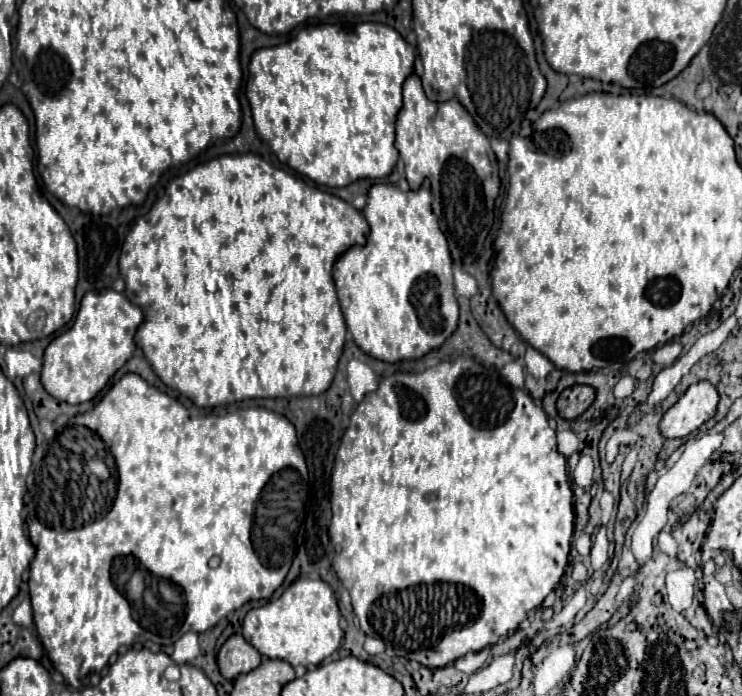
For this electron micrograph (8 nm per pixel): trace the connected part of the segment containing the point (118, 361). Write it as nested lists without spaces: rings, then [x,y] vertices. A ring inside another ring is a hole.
[[[88,292],[80,302],[74,326],[54,338],[44,352],[42,384],[46,392],[56,400],[68,404],[90,402],[102,392],[108,380],[132,358],[136,350],[136,328],[140,328],[142,322],[142,310],[130,304],[130,300],[120,292]]]

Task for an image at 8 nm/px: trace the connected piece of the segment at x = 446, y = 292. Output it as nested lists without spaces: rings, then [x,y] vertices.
[[[376,184],[368,194],[368,202],[372,204],[366,204],[364,208],[364,216],[370,224],[366,246],[354,246],[344,252],[334,264],[332,272],[346,326],[360,350],[376,360],[396,364],[402,360],[422,358],[440,348],[458,326],[458,302],[452,286],[452,260],[448,242],[438,226],[436,216],[432,214],[432,196],[426,186],[422,186],[418,192],[402,194],[398,186]]]

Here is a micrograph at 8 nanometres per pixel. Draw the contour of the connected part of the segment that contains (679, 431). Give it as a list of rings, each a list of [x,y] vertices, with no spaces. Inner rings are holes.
[[[710,382],[692,384],[682,398],[662,416],[660,430],[664,438],[682,438],[714,418],[718,410],[718,390]]]

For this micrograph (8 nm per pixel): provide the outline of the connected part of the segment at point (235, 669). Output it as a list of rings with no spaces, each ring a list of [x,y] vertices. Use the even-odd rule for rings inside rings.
[[[242,634],[230,636],[218,652],[218,668],[226,680],[234,680],[244,672],[256,670],[260,662],[262,656],[242,638]]]

